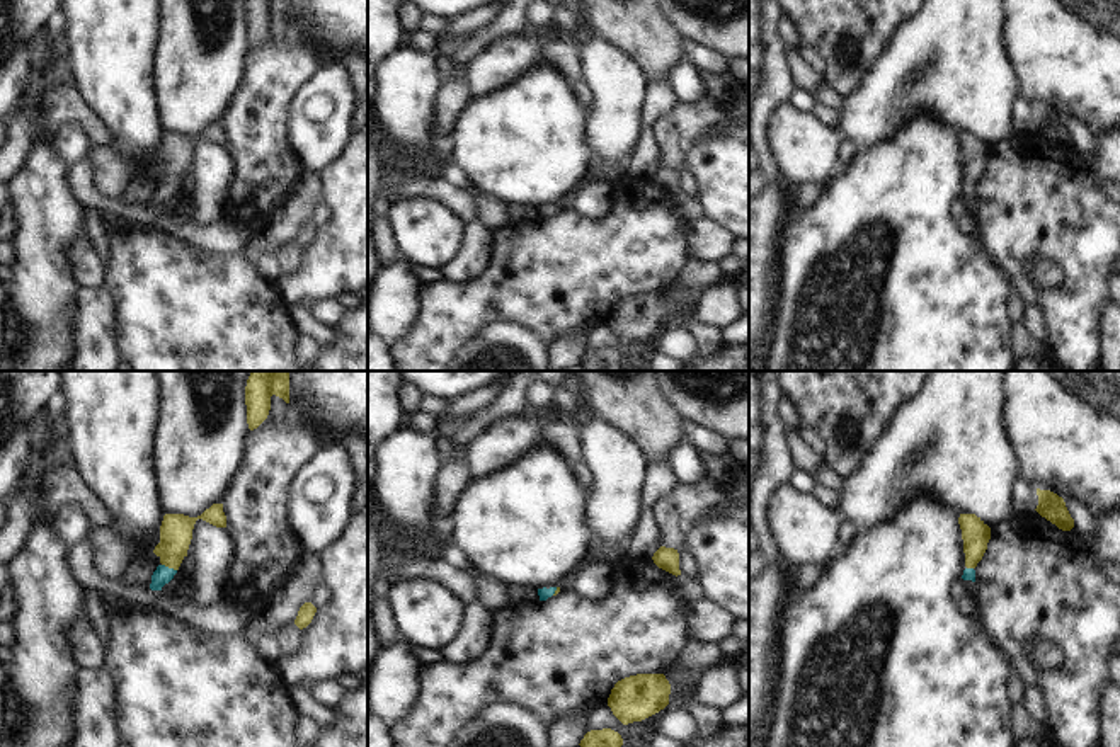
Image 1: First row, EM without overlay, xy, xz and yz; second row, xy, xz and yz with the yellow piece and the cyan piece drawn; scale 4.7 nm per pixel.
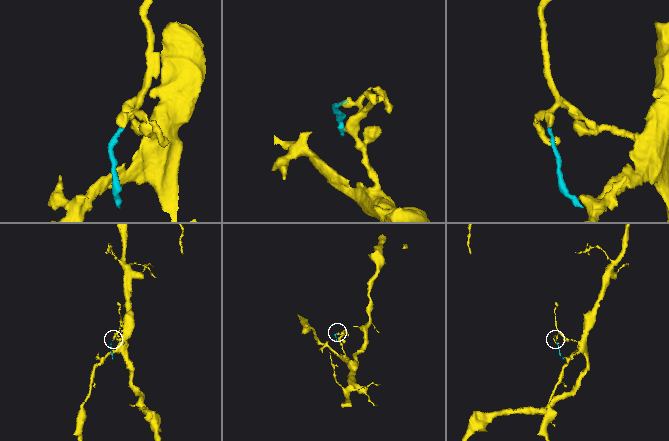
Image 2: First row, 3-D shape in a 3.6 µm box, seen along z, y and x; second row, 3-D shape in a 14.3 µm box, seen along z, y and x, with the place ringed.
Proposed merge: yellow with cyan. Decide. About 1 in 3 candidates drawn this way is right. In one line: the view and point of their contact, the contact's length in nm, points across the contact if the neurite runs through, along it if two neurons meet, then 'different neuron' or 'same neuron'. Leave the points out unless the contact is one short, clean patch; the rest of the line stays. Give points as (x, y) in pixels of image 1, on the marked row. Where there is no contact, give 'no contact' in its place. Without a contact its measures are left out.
xy (169, 567) | 80 nm | across xy (176, 531), (169, 567), (162, 575) | same neuron

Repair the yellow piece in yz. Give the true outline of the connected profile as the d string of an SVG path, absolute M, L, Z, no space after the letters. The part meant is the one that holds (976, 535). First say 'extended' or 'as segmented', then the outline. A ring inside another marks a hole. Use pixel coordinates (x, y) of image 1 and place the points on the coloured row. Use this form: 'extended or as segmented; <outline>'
extended; M960 514L958 524L962 529L965 570L962 579L975 582L975 567L982 560L991 539L991 527L975 514Z

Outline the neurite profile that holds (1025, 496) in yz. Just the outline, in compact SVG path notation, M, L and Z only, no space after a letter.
M1021 478L1014 483L1014 514L1033 512L1038 505L1037 488Z

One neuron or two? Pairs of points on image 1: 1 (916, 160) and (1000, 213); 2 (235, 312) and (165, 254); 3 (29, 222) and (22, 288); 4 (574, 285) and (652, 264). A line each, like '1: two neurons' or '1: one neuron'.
1: two neurons
2: one neuron
3: one neuron
4: one neuron

